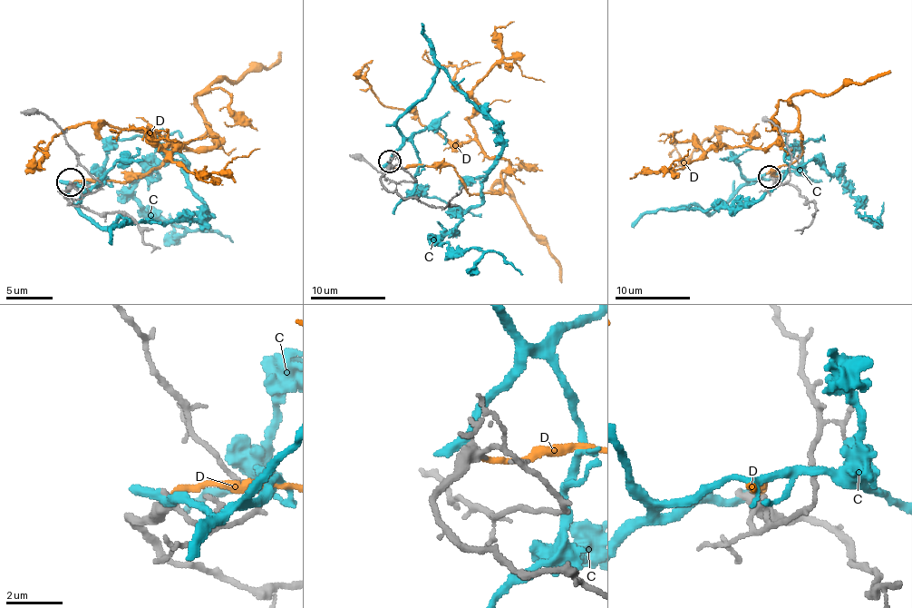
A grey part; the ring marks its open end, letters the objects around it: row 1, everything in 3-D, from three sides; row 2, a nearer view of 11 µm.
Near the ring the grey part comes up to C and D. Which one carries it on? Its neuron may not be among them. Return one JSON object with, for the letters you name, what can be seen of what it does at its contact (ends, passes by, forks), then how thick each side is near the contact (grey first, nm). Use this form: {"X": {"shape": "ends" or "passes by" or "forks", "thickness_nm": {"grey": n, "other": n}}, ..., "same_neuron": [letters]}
{"same_neuron": []}

